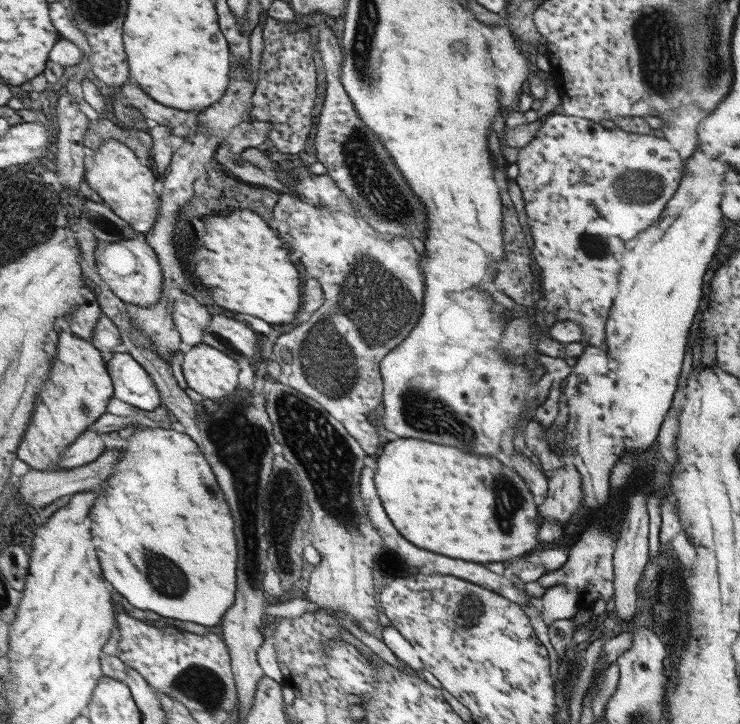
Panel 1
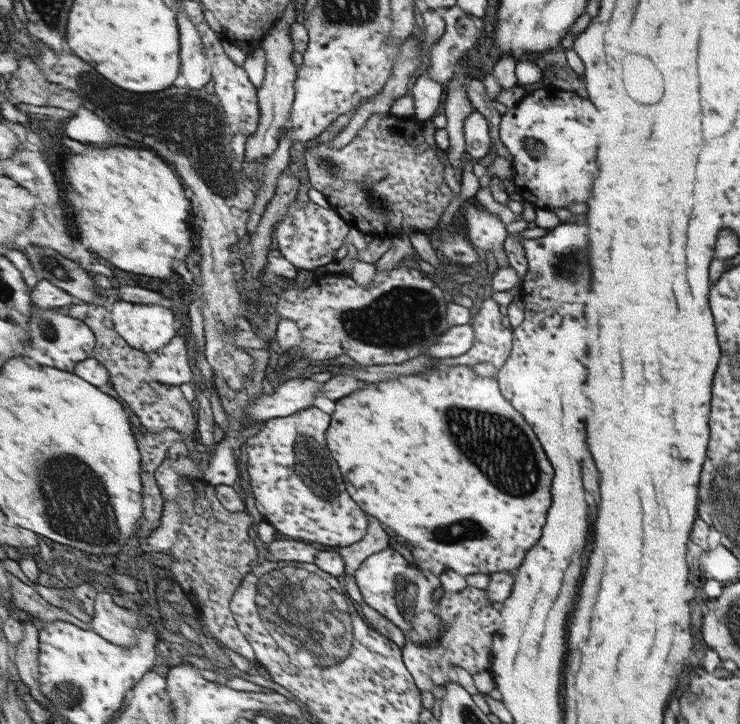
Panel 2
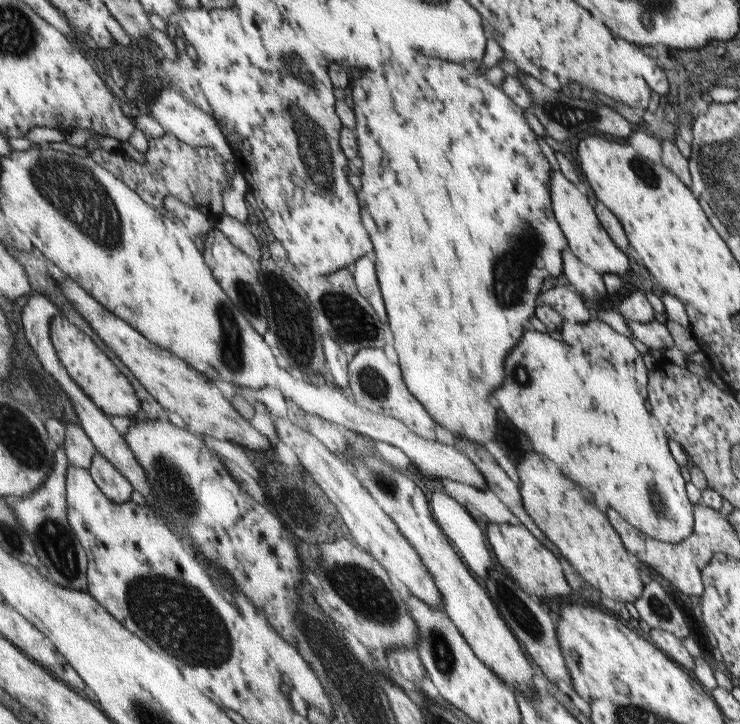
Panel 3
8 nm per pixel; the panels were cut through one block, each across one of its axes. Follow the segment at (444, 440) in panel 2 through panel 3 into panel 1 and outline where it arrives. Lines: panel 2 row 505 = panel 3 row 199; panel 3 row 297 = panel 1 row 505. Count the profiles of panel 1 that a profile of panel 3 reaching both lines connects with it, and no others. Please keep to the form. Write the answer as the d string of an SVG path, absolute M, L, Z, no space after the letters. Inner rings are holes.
M416 438L392 440L381 447L374 474L376 492L400 534L418 548L468 562L502 562L524 556L538 544L538 508L524 479L492 456L468 454L452 446Z

